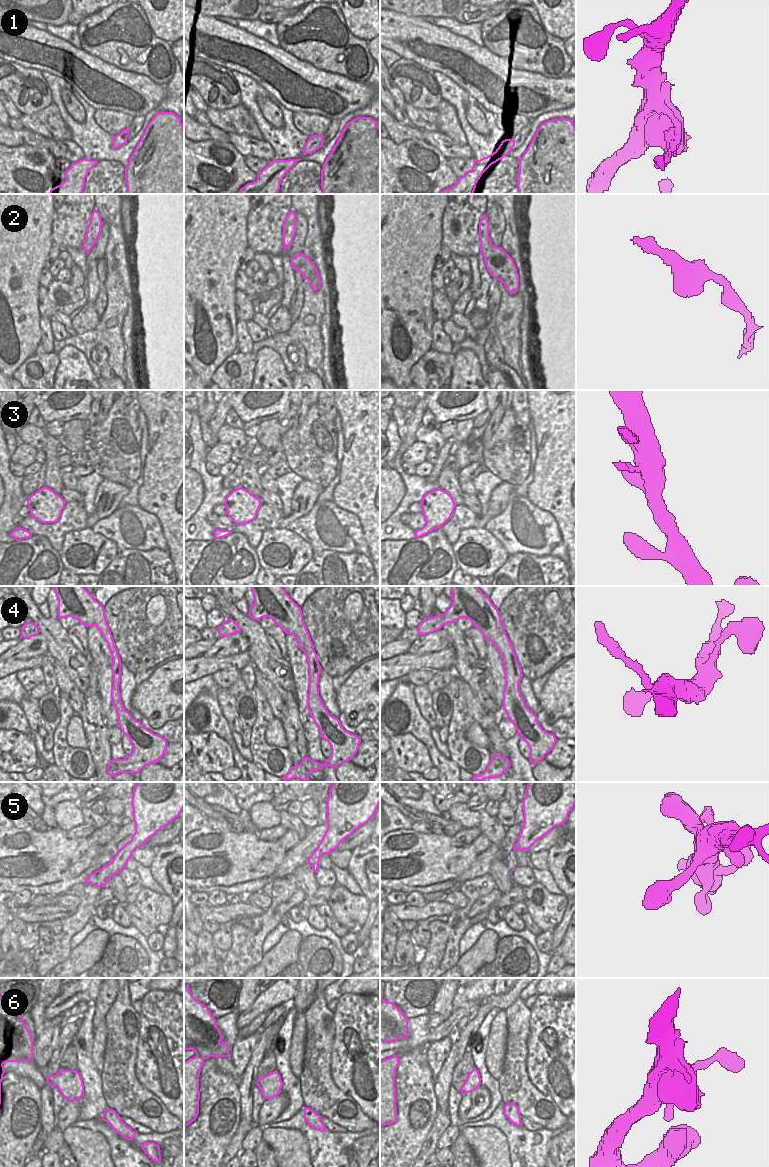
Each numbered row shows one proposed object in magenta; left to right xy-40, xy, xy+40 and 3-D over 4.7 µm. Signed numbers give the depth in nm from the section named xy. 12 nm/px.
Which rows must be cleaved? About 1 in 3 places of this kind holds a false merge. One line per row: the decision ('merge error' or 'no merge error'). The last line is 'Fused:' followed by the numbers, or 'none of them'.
1: merge error
2: no merge error
3: no merge error
4: merge error
5: no merge error
6: no merge error
Fused: 1, 4

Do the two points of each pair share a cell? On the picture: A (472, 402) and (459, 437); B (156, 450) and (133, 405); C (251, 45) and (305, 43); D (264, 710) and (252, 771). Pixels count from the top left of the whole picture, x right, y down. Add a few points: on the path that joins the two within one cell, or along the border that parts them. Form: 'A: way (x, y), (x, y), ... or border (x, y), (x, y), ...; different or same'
A: border (473, 418), (457, 422); different
B: border (137, 400), (140, 409); different
C: border (278, 46), (299, 59); different
D: border (253, 761), (264, 771); different

